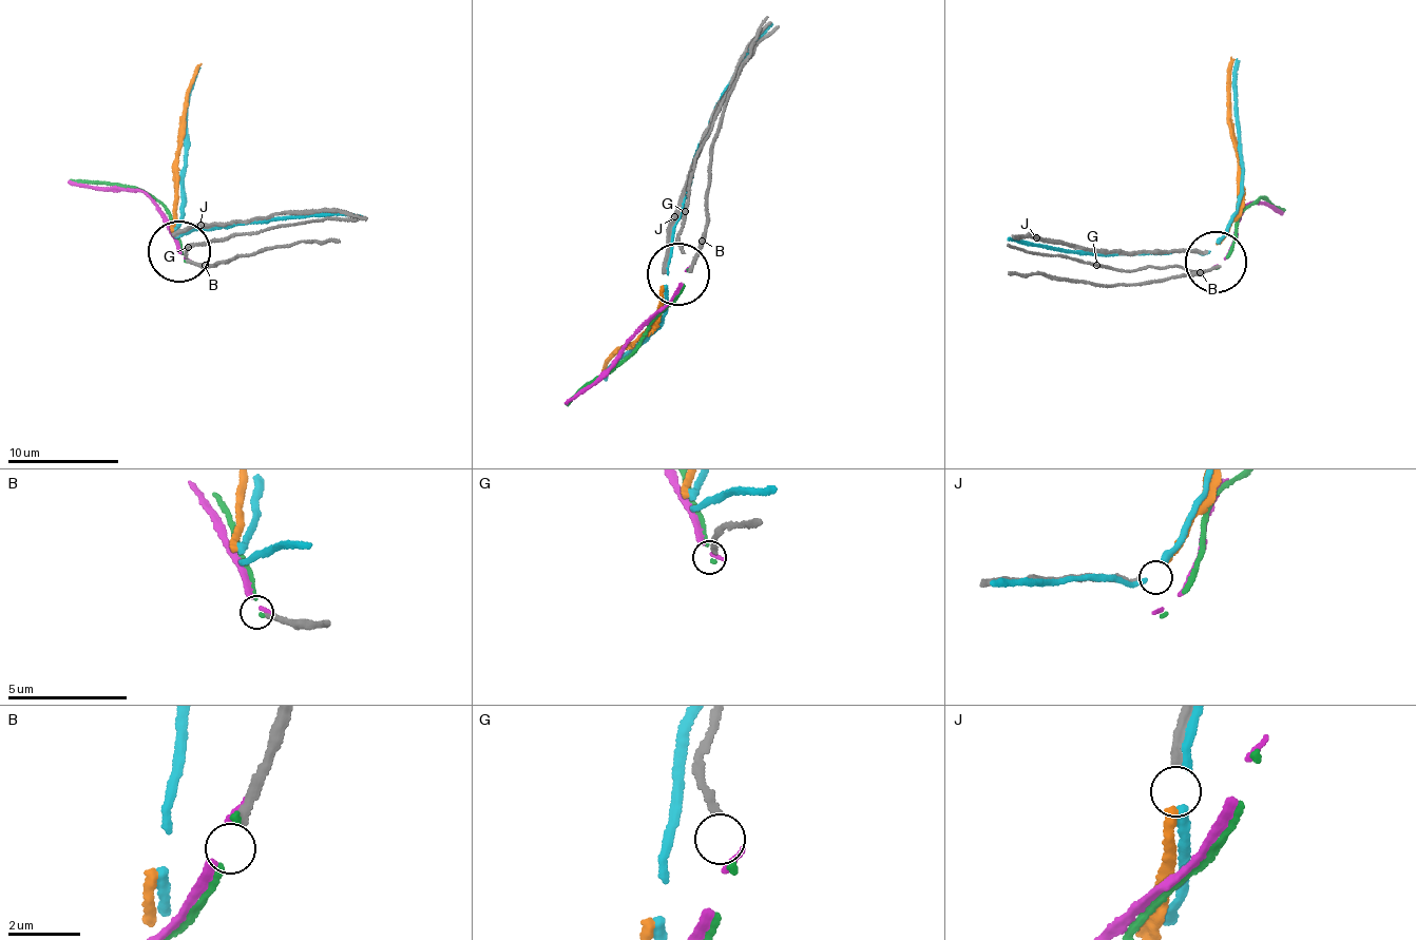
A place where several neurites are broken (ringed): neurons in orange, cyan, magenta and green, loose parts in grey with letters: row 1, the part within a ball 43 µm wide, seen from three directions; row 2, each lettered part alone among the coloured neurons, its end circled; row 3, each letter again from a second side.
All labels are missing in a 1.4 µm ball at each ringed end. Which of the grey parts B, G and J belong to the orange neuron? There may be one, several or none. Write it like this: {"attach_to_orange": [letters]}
{"attach_to_orange": ["J"]}

